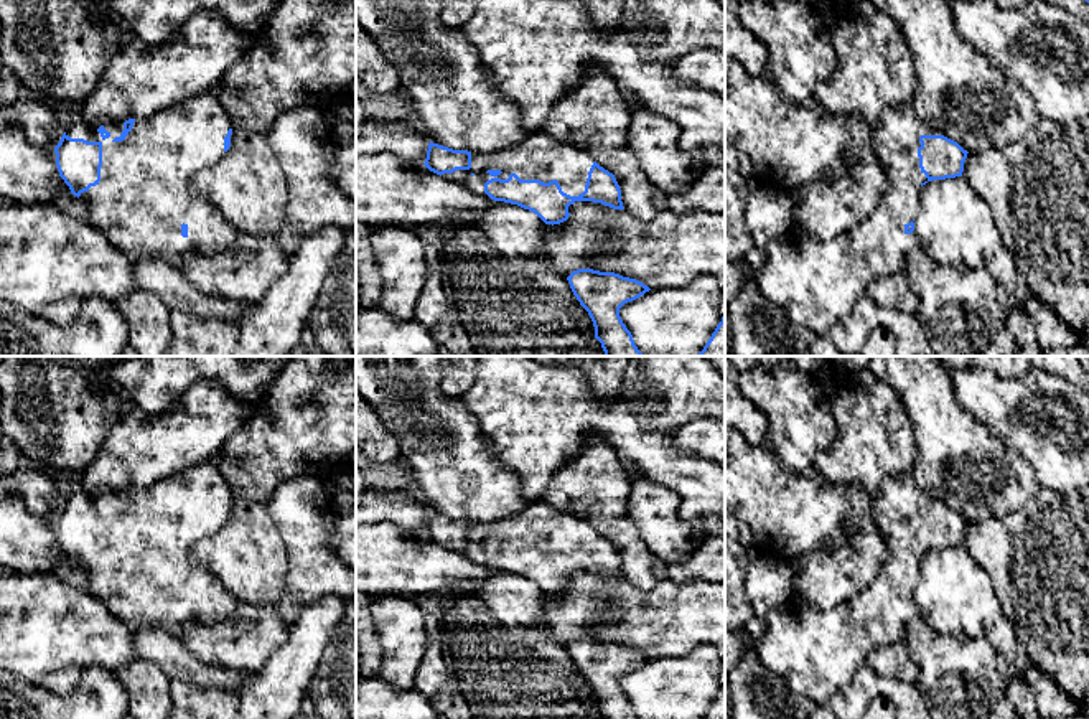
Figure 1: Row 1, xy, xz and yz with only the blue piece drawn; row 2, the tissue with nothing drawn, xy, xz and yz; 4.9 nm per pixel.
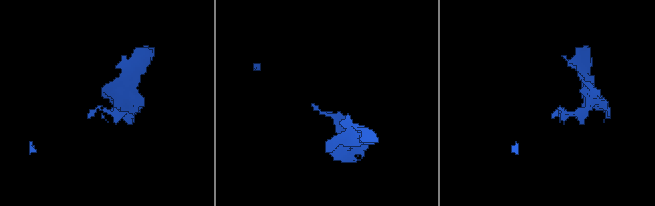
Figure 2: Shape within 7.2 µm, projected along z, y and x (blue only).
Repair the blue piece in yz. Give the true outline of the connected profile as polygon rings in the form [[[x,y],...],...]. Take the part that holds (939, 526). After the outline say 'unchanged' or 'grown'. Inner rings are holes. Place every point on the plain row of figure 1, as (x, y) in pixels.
[[[911,472],[888,475],[873,498],[873,521],[883,534],[888,559],[881,572],[847,602],[819,609],[791,592],[784,604],[768,613],[763,637],[755,643],[761,665],[779,676],[799,698],[820,704],[847,688],[865,666],[868,653],[903,638],[906,627],[919,617],[914,585],[921,557],[932,549],[962,546],[967,519],[923,491]]] | grown

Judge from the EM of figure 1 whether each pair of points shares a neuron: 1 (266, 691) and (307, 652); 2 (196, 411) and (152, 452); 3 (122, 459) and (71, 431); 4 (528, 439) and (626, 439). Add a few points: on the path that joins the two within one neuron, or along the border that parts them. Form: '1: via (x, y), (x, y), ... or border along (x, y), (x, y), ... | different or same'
1: via (275, 683), (297, 662) | same
2: via (185, 422), (163, 444) | same
3: border along (124, 416), (107, 432), (99, 454), (78, 477) | different
4: via (552, 419), (602, 419) | same

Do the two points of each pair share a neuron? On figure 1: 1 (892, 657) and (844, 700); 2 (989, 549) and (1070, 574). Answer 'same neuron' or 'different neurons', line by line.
1: different neurons
2: same neuron

